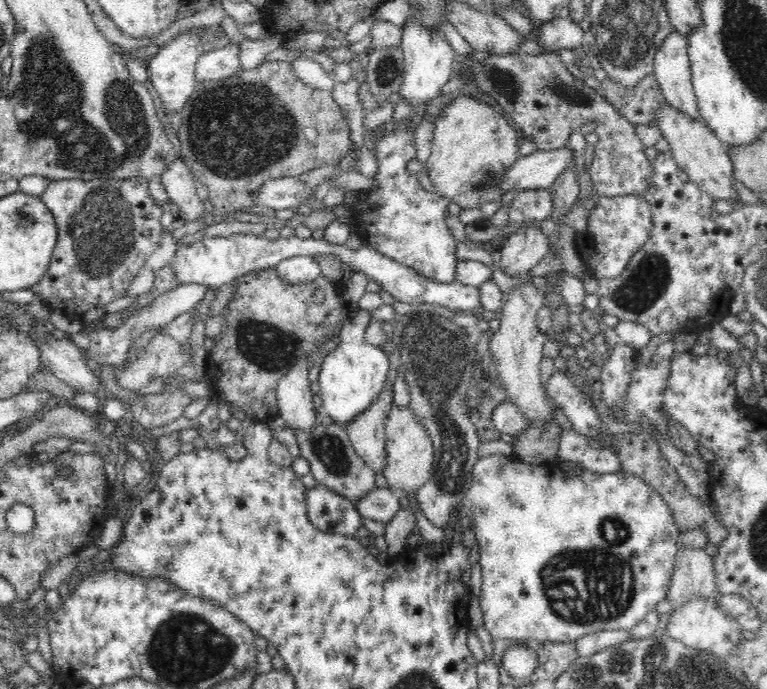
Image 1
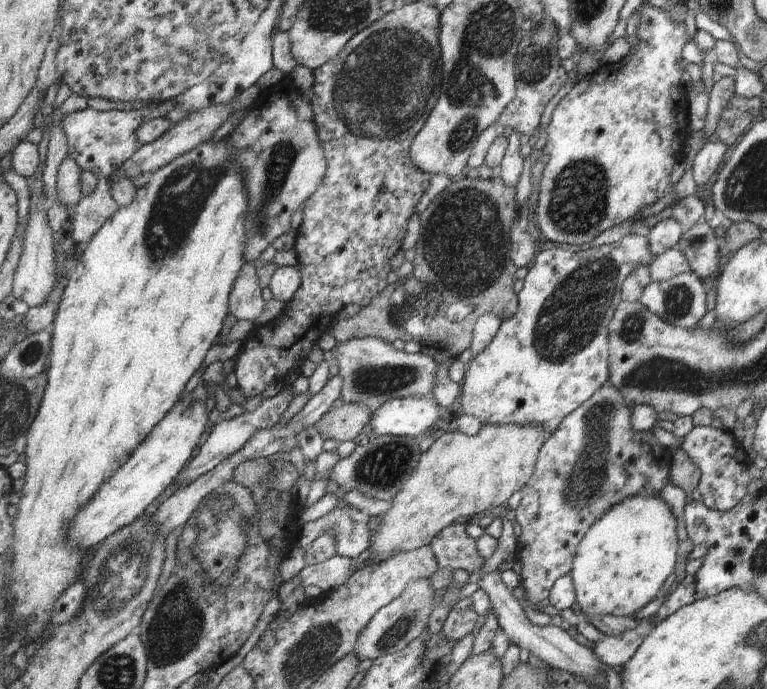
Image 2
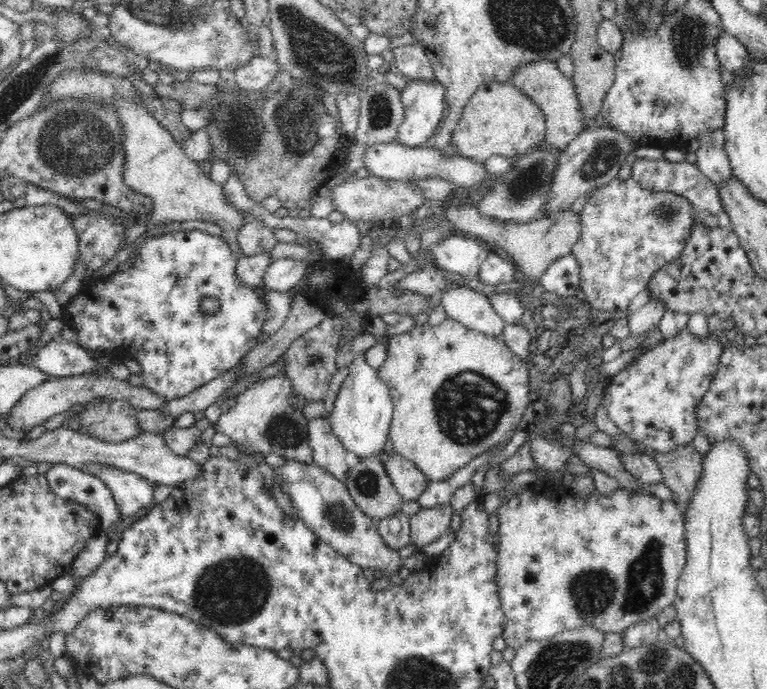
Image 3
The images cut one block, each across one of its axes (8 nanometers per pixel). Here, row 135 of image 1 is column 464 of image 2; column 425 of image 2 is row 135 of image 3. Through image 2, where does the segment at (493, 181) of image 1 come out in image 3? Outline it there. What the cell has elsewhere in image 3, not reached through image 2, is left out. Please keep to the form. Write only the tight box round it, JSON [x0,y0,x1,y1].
[451,82,546,163]

